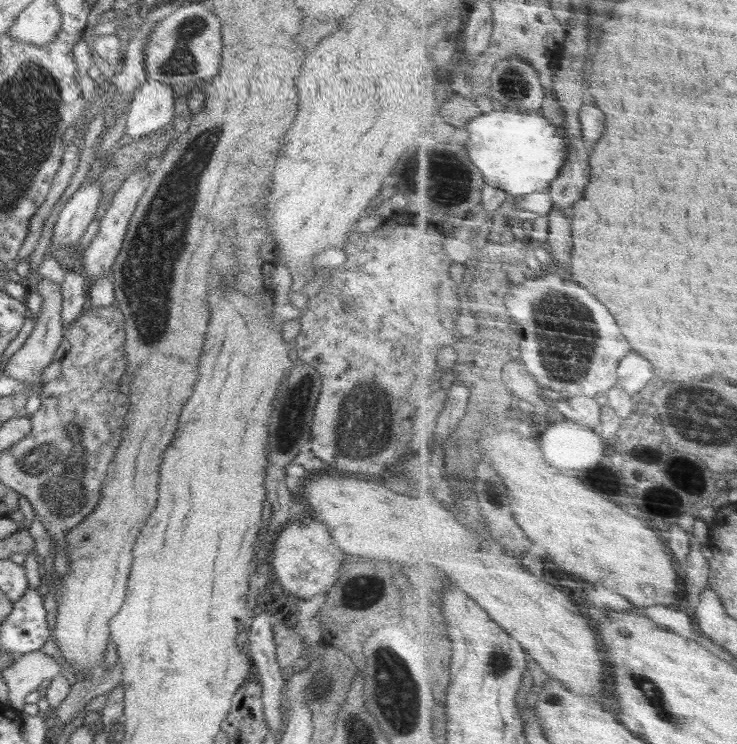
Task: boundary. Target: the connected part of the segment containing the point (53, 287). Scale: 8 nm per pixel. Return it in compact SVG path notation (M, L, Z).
M42 277L42 280L36 284L35 291L42 296L42 308L40 315L38 315L38 321L33 326L34 330L32 330L32 334L28 336L26 342L9 358L4 375L22 381L28 385L28 388L39 388L40 390L43 384L40 376L45 366L53 361L52 357L64 339L65 328L62 327L62 293L60 286L52 280Z

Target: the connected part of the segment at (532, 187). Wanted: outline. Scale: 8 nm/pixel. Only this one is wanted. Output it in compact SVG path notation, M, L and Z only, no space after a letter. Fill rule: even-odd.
M510 109L504 112L484 113L474 118L465 129L469 134L465 144L470 151L470 159L480 167L488 185L500 187L517 199L524 198L528 194L548 191L552 182L559 177L564 166L567 165L570 146L564 135L566 134L564 126L549 119L542 110Z

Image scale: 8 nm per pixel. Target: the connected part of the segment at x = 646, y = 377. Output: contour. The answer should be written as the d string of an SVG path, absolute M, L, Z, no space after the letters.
M632 352L620 366L620 382L628 394L639 394L656 378L654 366L648 358L638 352Z

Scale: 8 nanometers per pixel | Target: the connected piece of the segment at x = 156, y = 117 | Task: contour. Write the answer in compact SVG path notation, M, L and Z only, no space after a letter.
M147 78L134 91L125 133L138 139L168 124L175 113L172 92L173 86Z

